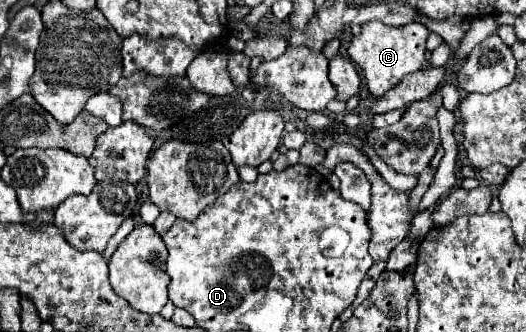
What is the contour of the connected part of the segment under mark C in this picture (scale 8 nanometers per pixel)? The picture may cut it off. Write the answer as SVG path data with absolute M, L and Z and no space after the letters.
M365 22L361 26L361 34L351 38L347 54L361 68L367 80L369 92L373 96L383 96L387 90L397 86L403 76L423 68L427 36L429 36L429 30L419 22L411 22L401 28L387 26L383 22Z

